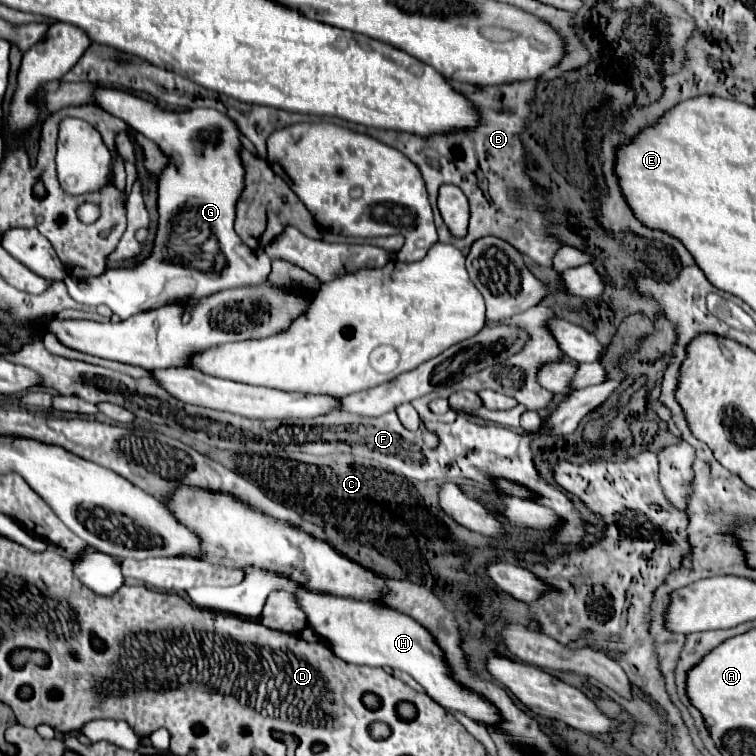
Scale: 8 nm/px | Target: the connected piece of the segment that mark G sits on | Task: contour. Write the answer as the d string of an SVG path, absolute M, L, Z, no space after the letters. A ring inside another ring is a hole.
M98 88L96 104L156 142L168 158L168 166L158 174L160 226L156 232L168 234L162 238L168 246L168 254L160 252L162 264L166 264L166 268L154 266L154 260L148 256L132 268L108 268L94 278L78 280L66 276L64 284L68 294L70 290L76 290L76 294L80 292L80 298L74 298L78 304L106 304L116 316L120 316L120 320L126 320L132 314L160 308L168 302L188 302L192 298L196 302L198 298L222 288L234 288L238 284L260 284L270 274L268 254L252 252L244 260L234 252L234 248L240 244L240 238L234 230L236 202L244 190L244 166L240 158L242 134L236 122L214 108L166 112L152 102L112 88ZM180 236L188 238L188 244L184 240L184 250L178 250L182 246L174 246L174 238ZM106 288L112 288L112 294L104 298L96 296L102 292L106 294Z

